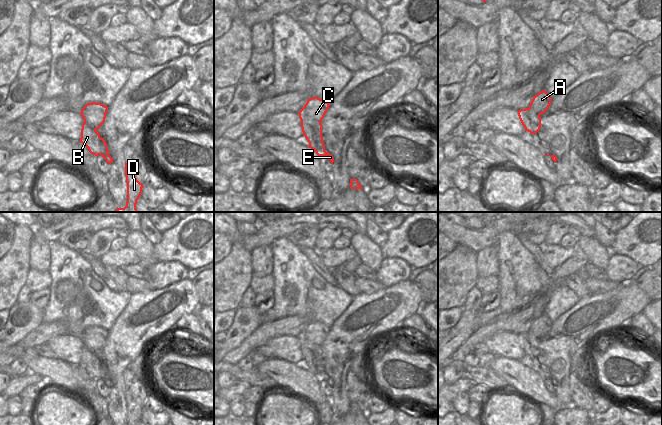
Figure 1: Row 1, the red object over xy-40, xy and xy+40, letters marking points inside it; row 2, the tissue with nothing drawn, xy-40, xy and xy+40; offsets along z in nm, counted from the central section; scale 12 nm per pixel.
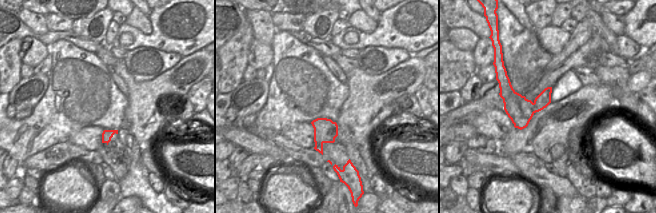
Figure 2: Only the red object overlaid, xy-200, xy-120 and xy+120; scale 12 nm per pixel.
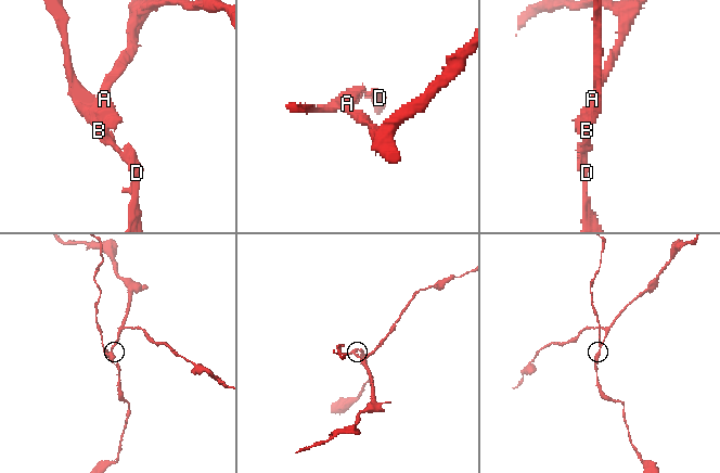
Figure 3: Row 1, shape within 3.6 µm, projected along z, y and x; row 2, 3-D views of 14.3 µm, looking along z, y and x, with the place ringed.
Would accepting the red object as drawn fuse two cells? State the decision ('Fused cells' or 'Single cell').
Fused cells.

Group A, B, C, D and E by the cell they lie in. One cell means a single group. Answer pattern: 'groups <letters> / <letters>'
groups A C / B D E

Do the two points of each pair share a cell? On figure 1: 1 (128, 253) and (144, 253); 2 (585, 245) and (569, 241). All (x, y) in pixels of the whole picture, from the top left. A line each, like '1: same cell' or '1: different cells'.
1: different cells
2: different cells

